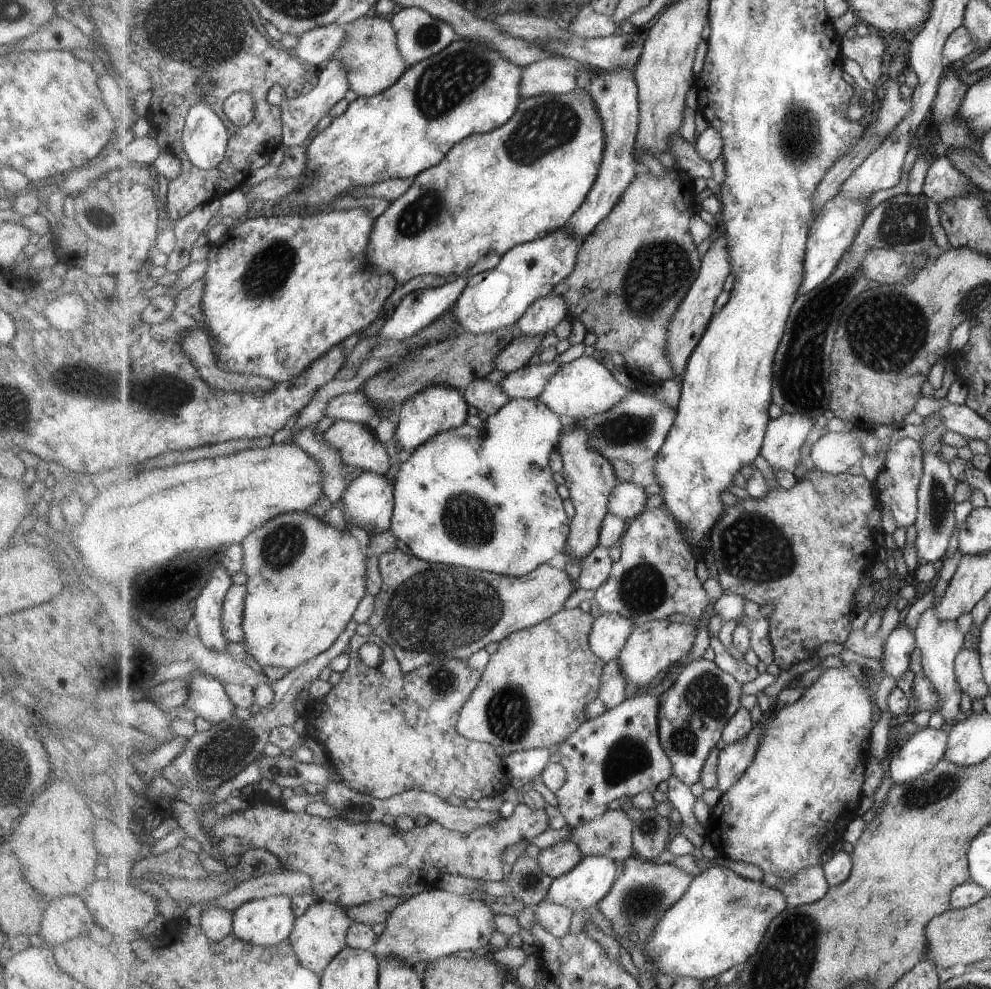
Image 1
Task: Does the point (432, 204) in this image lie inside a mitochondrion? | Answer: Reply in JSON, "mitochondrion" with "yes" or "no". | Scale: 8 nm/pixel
{"mitochondrion":"yes"}

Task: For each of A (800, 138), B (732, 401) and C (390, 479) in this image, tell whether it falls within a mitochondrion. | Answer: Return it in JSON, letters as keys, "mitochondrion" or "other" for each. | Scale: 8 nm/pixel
{"A":"mitochondrion","B":"other","C":"other"}

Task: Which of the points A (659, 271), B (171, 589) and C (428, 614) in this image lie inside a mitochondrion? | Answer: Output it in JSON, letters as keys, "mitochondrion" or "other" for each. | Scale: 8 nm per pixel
{"A":"mitochondrion","B":"mitochondrion","C":"mitochondrion"}

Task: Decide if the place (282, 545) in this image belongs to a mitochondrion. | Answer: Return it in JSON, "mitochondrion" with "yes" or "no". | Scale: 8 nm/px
{"mitochondrion":"yes"}

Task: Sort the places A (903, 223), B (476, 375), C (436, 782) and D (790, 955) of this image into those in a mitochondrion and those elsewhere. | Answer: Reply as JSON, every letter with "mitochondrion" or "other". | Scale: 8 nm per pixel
{"A":"mitochondrion","B":"other","C":"other","D":"mitochondrion"}

